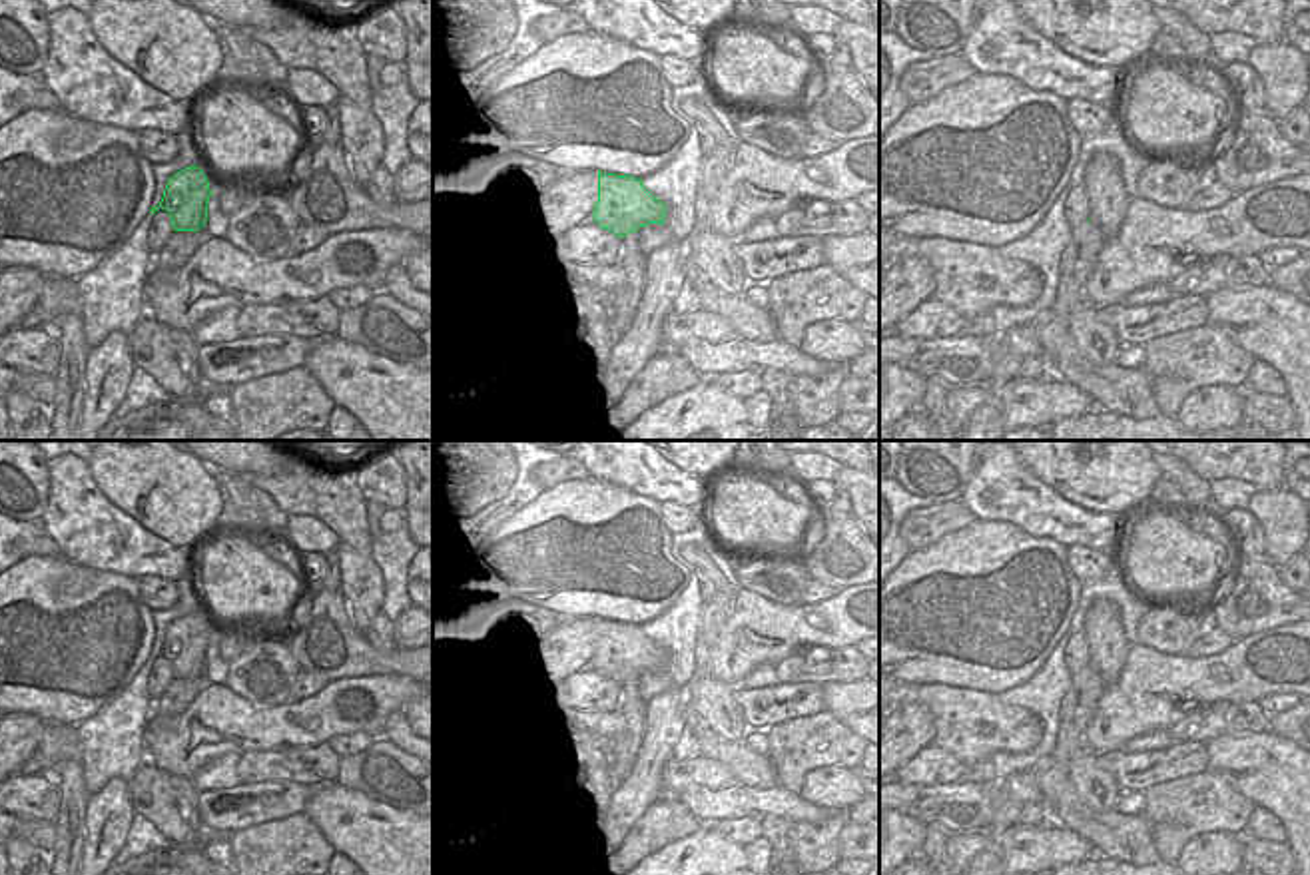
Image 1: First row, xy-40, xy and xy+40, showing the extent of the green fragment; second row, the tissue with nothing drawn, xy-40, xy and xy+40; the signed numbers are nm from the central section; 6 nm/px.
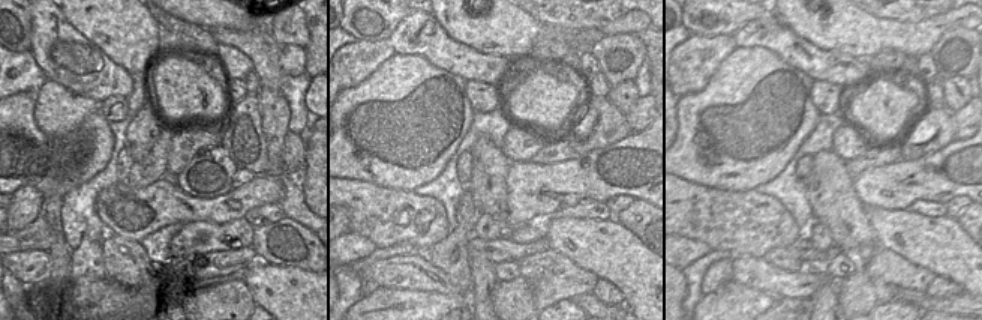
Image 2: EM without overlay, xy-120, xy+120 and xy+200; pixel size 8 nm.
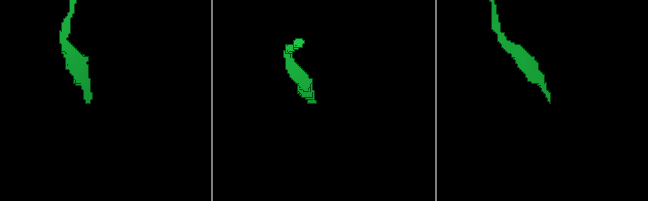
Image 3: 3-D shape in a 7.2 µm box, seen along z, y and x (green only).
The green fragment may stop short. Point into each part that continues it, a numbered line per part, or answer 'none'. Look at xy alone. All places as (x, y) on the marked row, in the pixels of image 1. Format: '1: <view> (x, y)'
1: xy (676, 190)

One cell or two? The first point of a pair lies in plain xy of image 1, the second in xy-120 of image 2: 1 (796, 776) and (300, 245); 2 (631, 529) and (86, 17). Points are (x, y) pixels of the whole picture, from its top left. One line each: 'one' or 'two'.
1: two
2: two

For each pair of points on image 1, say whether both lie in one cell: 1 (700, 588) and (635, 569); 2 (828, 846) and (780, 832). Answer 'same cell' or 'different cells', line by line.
1: same cell
2: same cell

